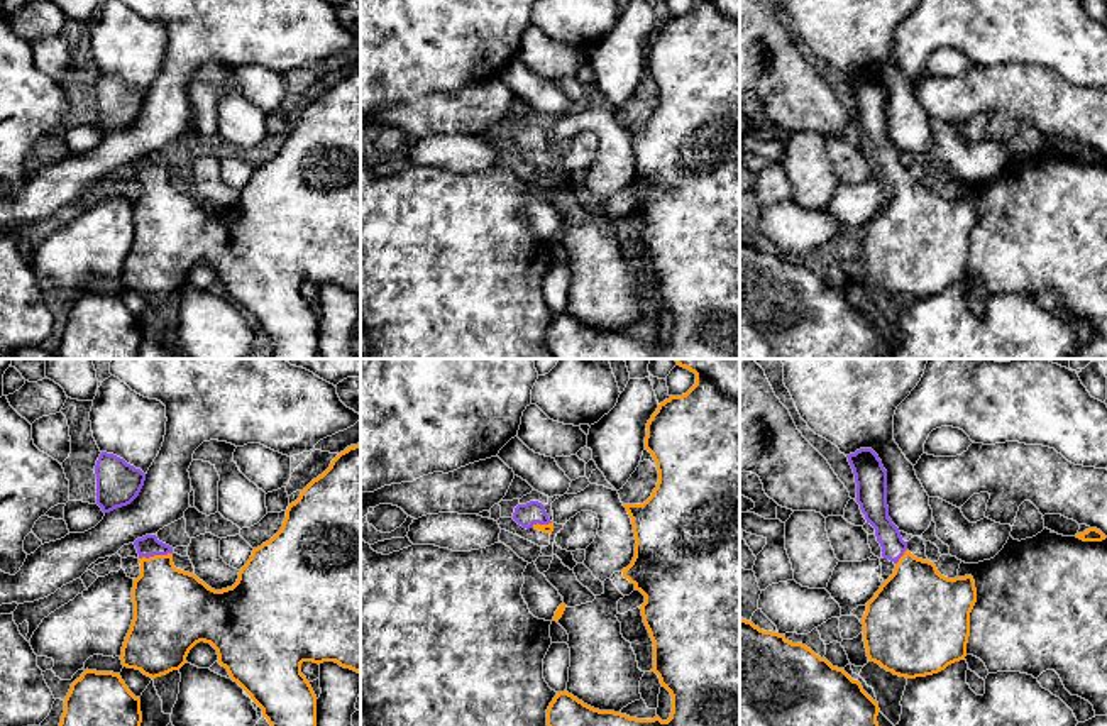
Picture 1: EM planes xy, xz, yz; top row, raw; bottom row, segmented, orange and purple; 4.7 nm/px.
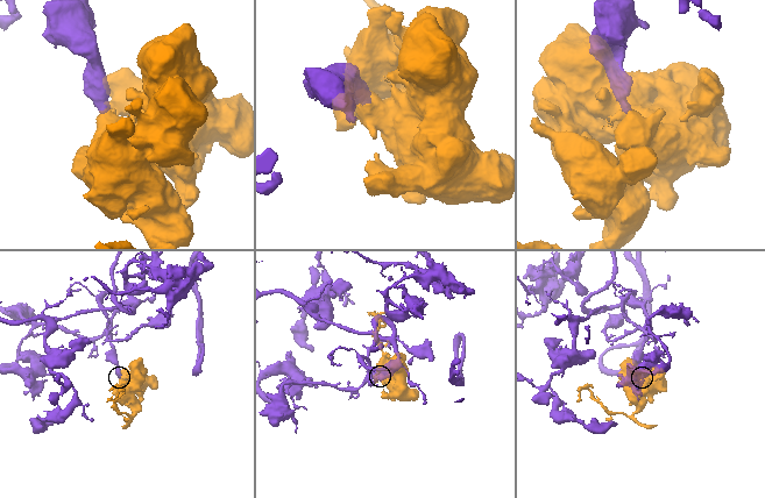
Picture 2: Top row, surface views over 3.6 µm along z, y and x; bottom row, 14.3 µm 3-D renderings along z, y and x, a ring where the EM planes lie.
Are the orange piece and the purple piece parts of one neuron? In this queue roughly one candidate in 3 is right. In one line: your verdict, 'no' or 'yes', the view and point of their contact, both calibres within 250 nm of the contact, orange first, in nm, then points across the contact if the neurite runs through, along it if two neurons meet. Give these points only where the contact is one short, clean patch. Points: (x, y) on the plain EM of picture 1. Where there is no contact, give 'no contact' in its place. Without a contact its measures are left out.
yes | xy (154, 176) | 340/100 nm | across xy (170, 225), (161, 214), (154, 176), (149, 166)

